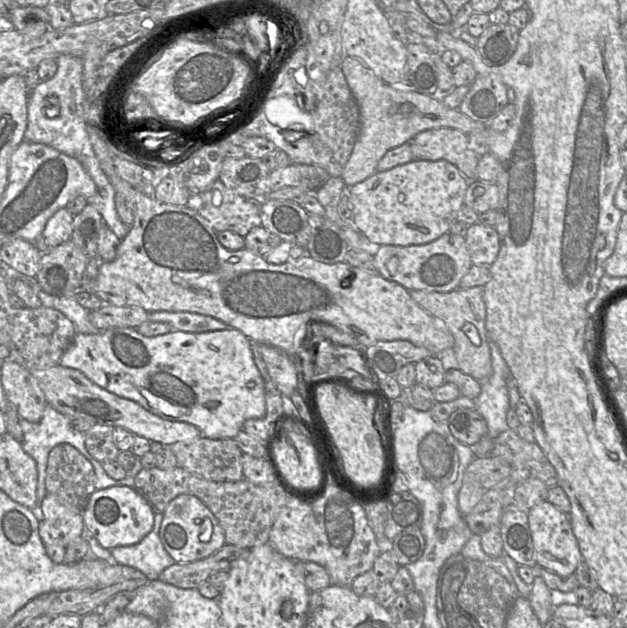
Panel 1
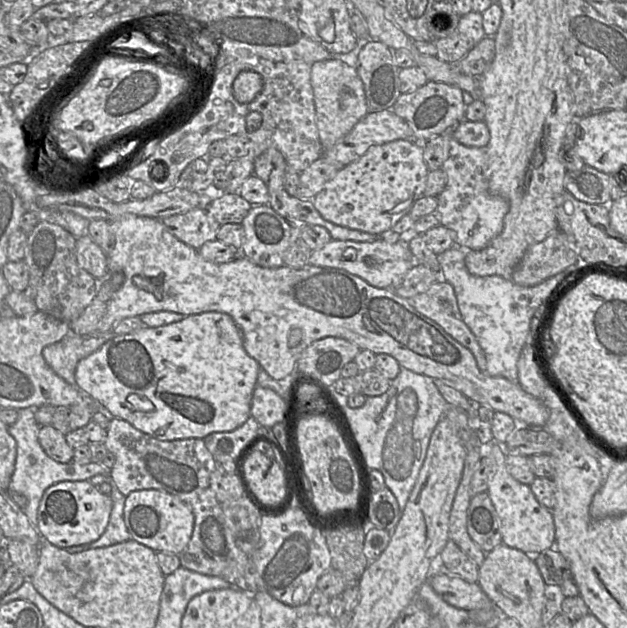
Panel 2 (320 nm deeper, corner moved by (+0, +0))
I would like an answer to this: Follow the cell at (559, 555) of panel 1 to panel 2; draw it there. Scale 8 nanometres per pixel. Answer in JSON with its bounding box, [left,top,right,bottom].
[486,441,555,556]

